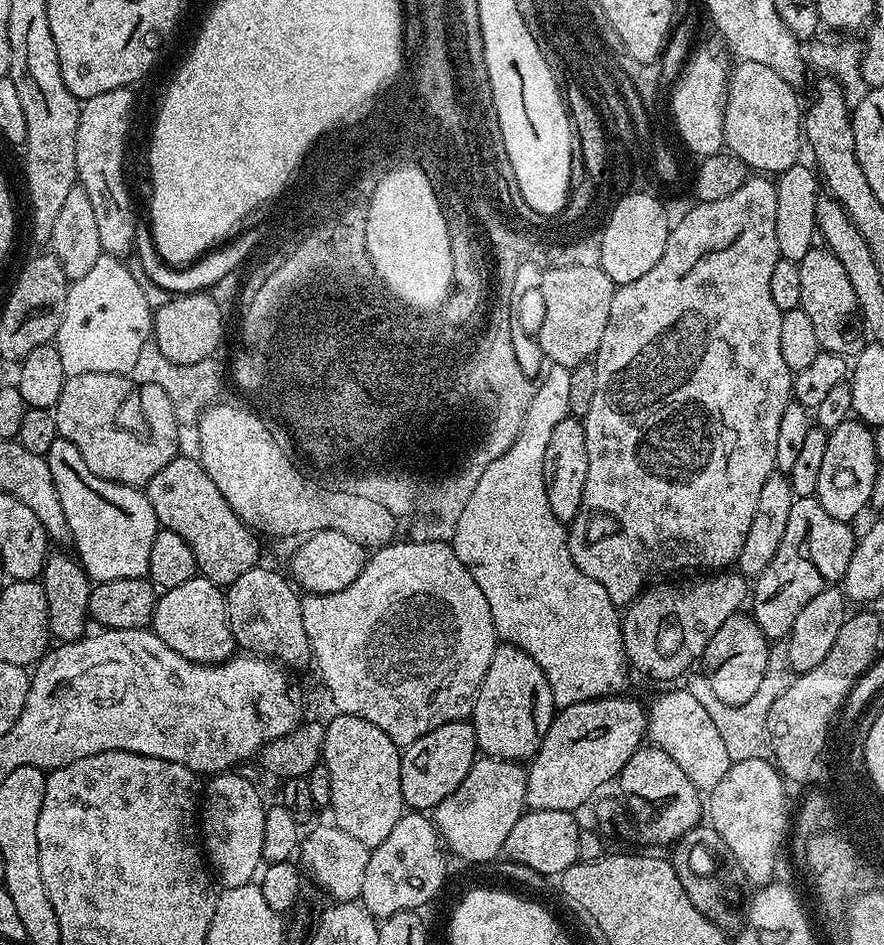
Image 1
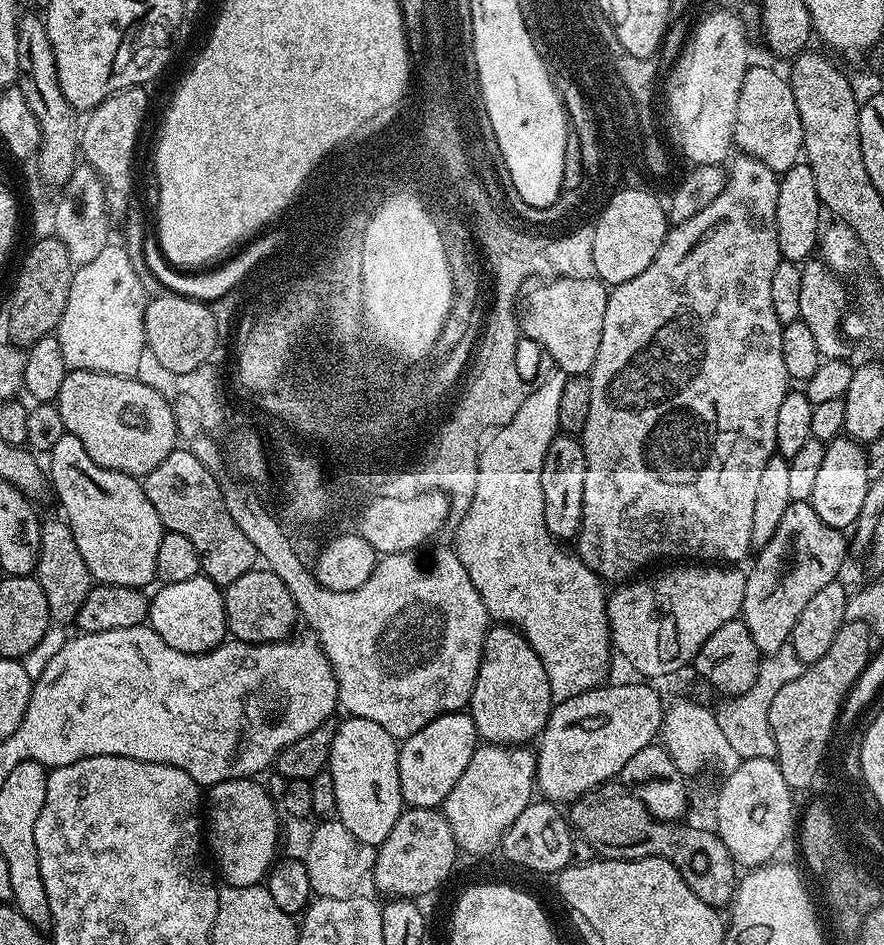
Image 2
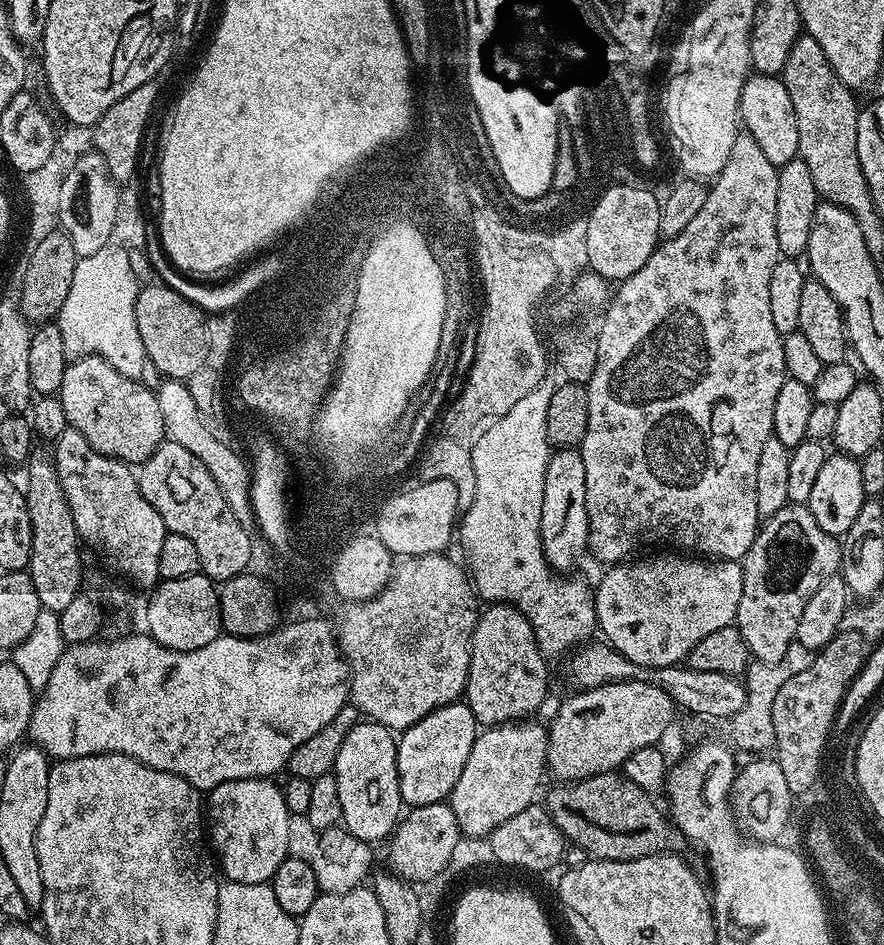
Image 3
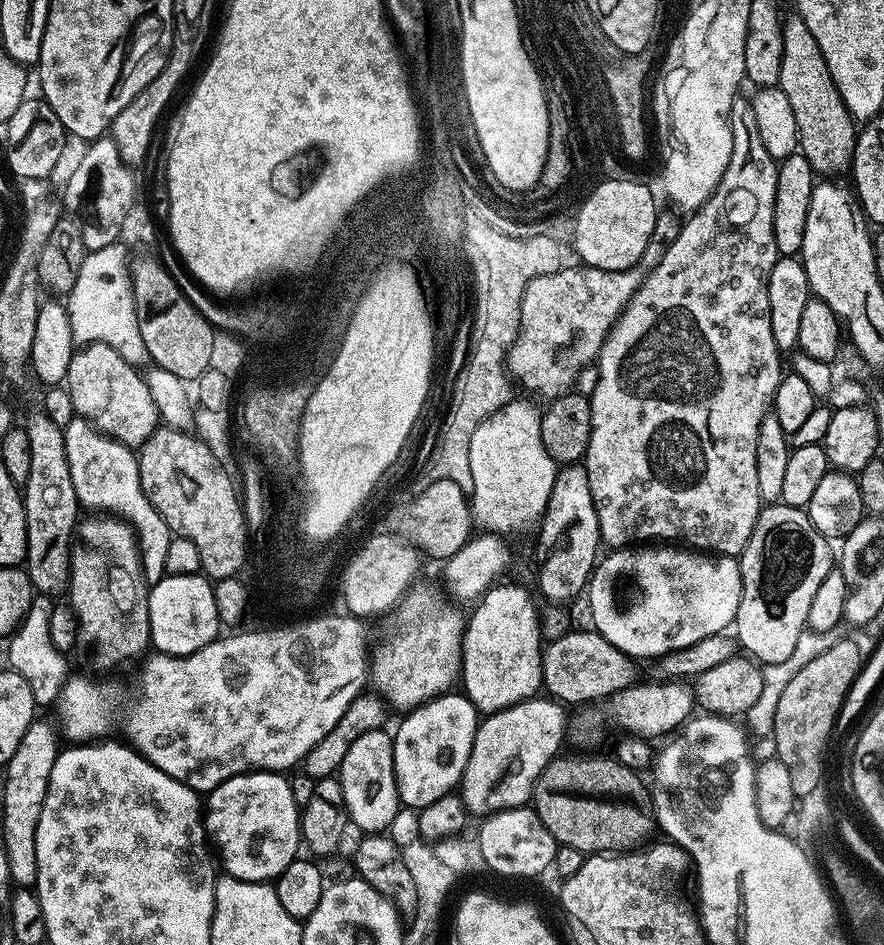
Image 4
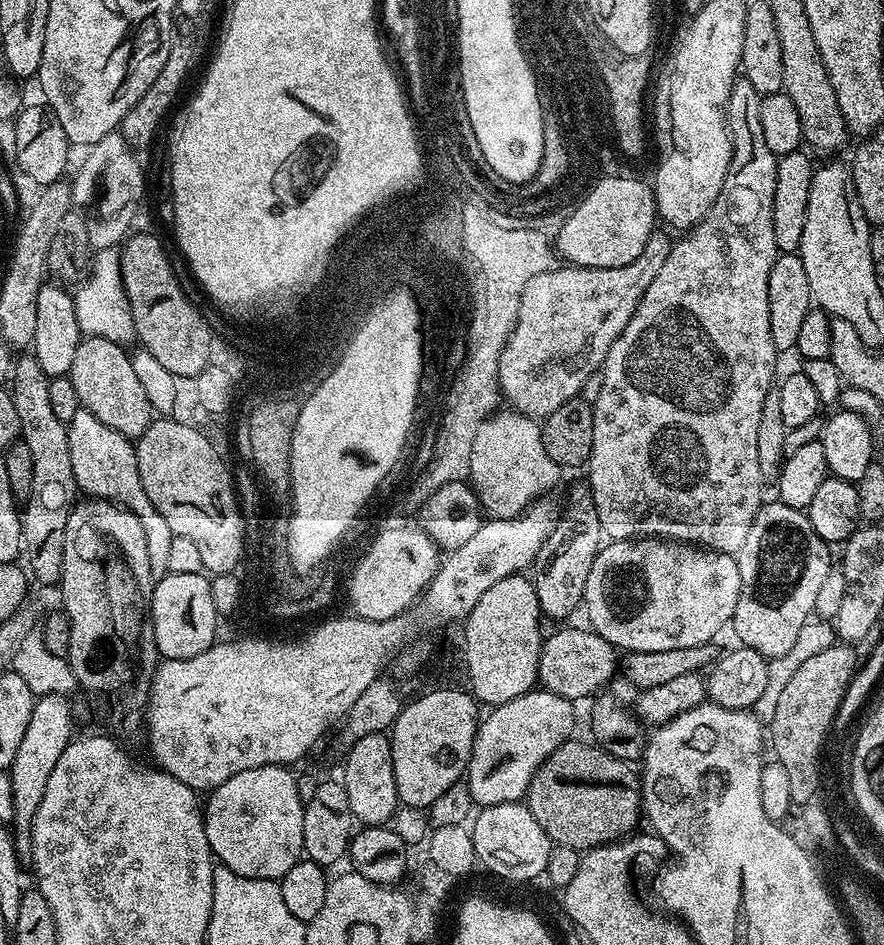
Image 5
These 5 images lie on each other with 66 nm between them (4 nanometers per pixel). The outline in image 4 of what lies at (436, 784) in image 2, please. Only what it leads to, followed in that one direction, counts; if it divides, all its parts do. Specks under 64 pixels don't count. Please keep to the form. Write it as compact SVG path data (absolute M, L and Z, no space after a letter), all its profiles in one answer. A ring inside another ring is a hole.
M445 694L413 708L392 736L394 774L400 803L405 809L421 810L459 785L474 746L478 713L463 694Z

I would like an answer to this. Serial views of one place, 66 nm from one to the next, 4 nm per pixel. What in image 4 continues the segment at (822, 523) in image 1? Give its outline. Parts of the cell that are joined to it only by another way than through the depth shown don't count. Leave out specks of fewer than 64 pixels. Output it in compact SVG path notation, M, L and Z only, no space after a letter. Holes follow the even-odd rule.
M774 503L761 507L760 516L750 534L750 542L746 542L738 559L742 578L742 594L736 607L735 639L738 641L739 647L753 661L759 662L761 665L783 662L793 653L799 636L808 628L810 602L814 598L815 592L818 591L822 578L826 578L826 574L830 574L830 570L834 567L833 545L828 537L822 535L810 522L805 509Z

